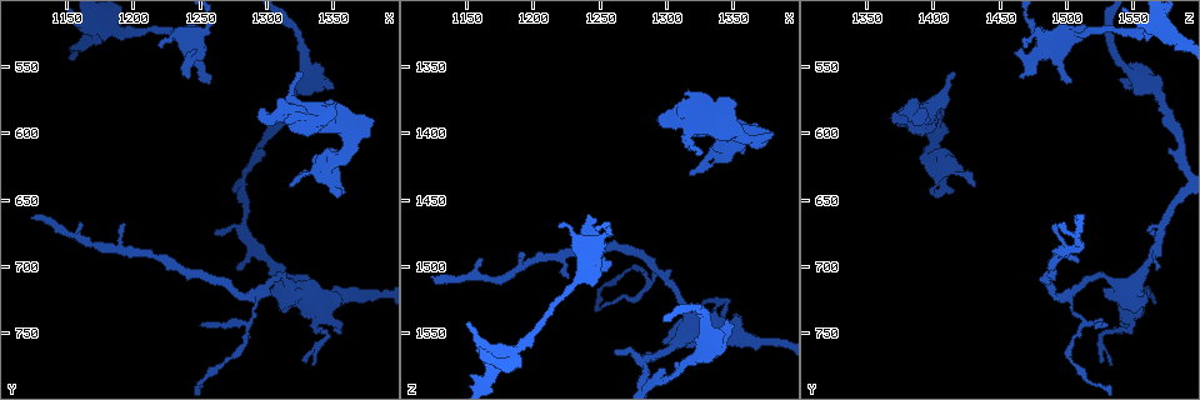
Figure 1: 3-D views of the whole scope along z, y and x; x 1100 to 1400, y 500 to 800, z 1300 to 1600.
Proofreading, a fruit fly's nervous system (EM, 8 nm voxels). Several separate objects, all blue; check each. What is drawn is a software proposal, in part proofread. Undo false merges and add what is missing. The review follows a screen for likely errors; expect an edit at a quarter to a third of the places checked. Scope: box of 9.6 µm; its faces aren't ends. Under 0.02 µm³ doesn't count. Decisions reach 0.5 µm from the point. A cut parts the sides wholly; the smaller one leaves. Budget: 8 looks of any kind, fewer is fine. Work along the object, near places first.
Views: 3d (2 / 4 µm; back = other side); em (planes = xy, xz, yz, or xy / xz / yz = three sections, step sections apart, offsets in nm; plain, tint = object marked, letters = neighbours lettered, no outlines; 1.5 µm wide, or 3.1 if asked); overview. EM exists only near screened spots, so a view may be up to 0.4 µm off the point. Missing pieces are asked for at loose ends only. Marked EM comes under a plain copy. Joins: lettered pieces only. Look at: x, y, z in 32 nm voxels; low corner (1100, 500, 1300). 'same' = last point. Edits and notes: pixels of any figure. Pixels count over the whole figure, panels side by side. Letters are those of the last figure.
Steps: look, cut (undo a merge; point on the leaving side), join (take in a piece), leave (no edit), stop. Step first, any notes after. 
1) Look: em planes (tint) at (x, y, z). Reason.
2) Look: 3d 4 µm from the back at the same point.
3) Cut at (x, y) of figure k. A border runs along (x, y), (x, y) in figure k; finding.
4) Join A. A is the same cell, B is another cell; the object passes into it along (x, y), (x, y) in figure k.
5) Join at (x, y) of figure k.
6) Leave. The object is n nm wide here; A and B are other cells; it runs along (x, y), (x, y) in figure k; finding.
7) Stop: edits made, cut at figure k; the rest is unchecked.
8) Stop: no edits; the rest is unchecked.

Look: 3d 4 µm at (1192, 666, 1492). Tapers out.

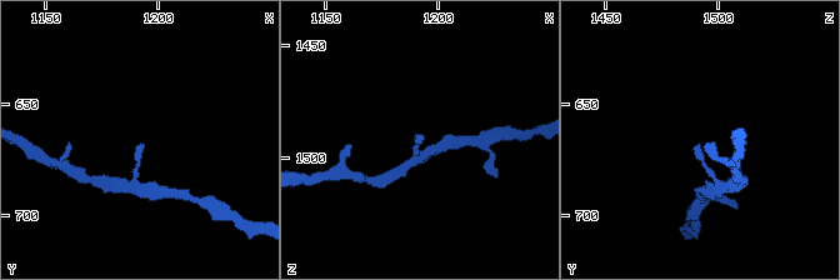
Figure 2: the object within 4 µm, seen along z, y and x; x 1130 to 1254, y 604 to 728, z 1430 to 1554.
Look: em xy step 8 (tint) at (1192, 668, 1490). Now the EM.

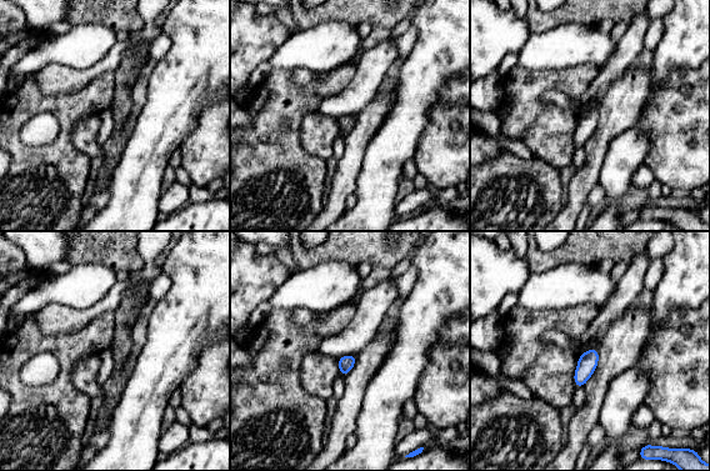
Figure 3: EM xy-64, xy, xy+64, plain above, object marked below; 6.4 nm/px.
Look: em planes (letters) at the same point.

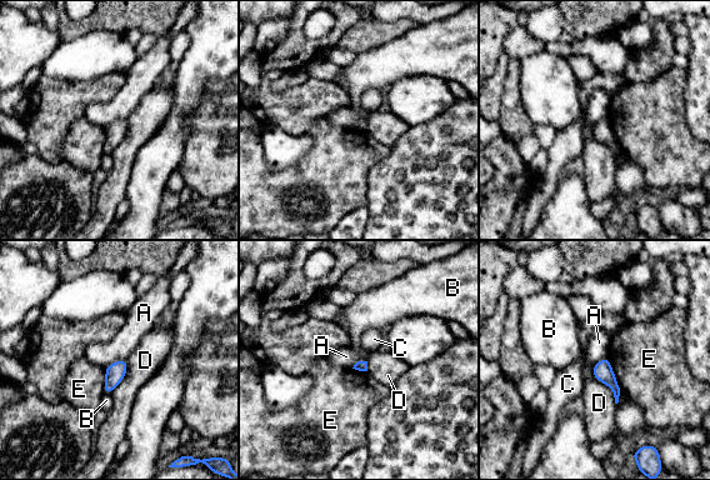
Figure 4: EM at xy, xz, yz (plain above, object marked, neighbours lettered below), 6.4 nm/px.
Leave. A, B, C, D and E are other cells; a border runs along (126, 359), (113, 361), (105, 368) in figure 4; no lettered piece goes on from it.

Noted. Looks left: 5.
Look: em xy step 4 (letters) at (1326, 554, 1416).

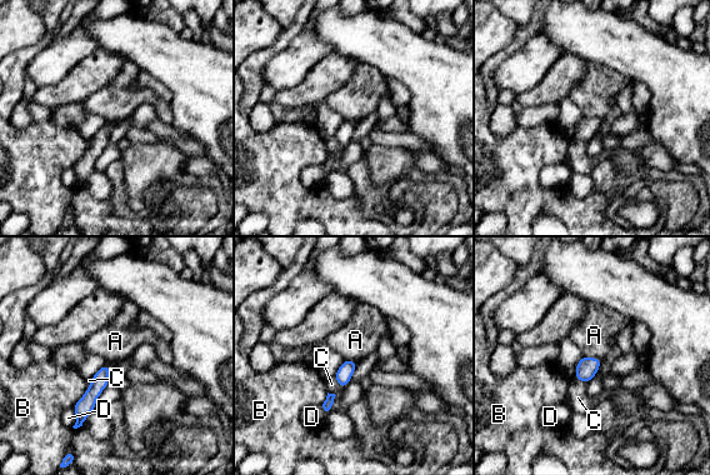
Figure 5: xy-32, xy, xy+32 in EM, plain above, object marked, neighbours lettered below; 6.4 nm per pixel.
Look: em planes (letters) at the same point. Another direction.

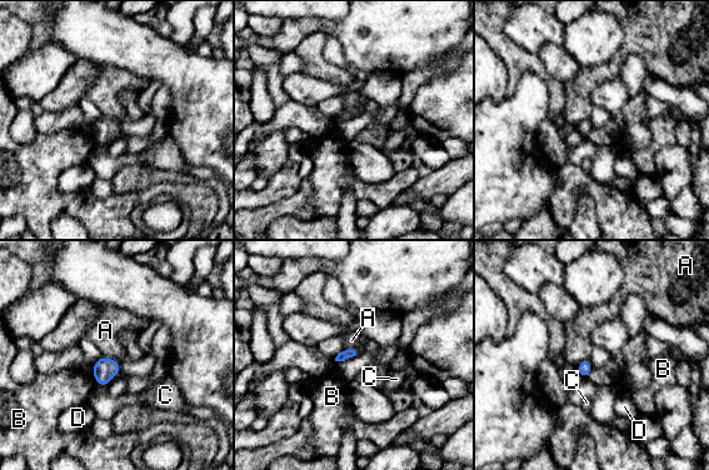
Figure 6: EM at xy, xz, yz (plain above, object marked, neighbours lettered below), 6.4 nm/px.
Leave. A, B, C and D are other cells; a border runs along (103, 355), (116, 361) in figure 6; no lettered piece goes on from it.

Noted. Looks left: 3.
Look: 3d 2 µm at (1352, 648, 1408).

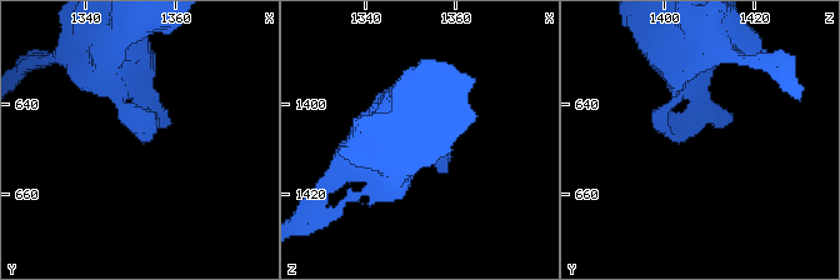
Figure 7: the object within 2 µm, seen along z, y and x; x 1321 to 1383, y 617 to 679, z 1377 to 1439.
Look: em xz step 8 (letters) at (1353, 647, 1407).

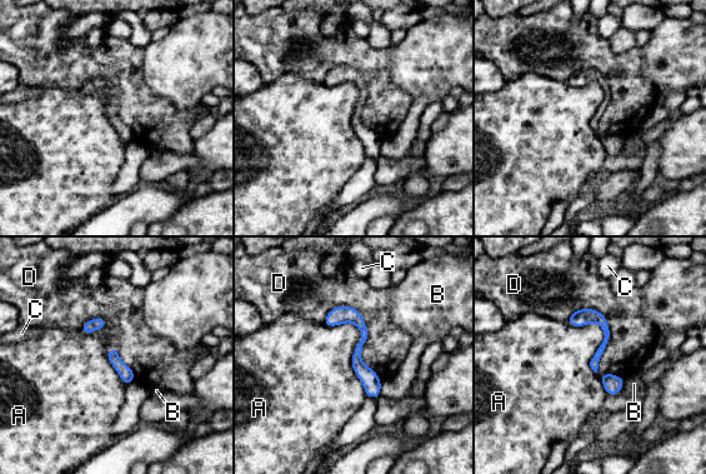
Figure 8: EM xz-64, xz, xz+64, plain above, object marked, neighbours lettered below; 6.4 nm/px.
Look: em planes (letters) at the same point.

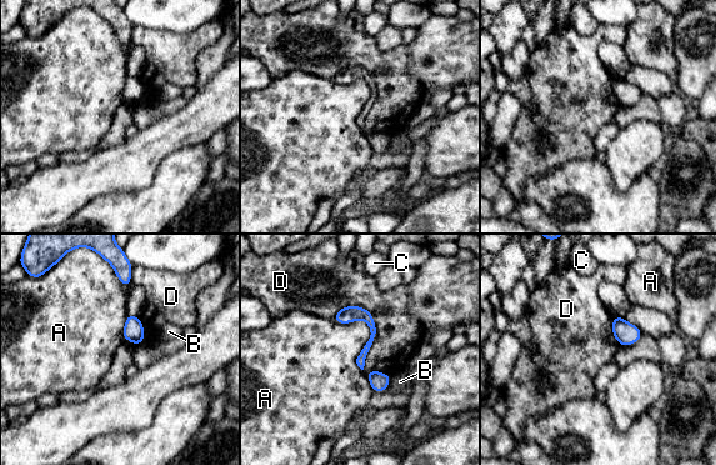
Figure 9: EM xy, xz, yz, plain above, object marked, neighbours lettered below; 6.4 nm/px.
Leave. A, B, C and D are other cells; it runs along (348, 309), (372, 326), (361, 363) in figure 9; no lettered piece goes on from it.

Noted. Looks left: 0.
Stop: no edits; the rest is unchecked.

